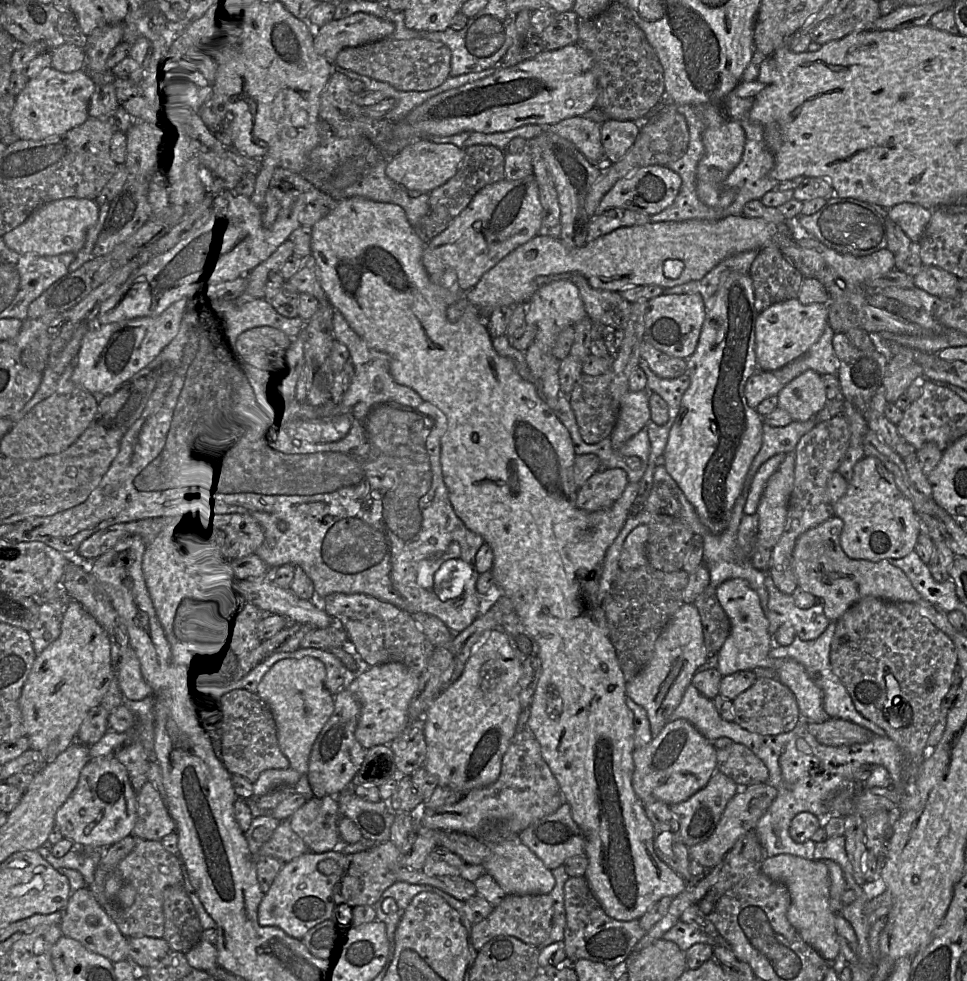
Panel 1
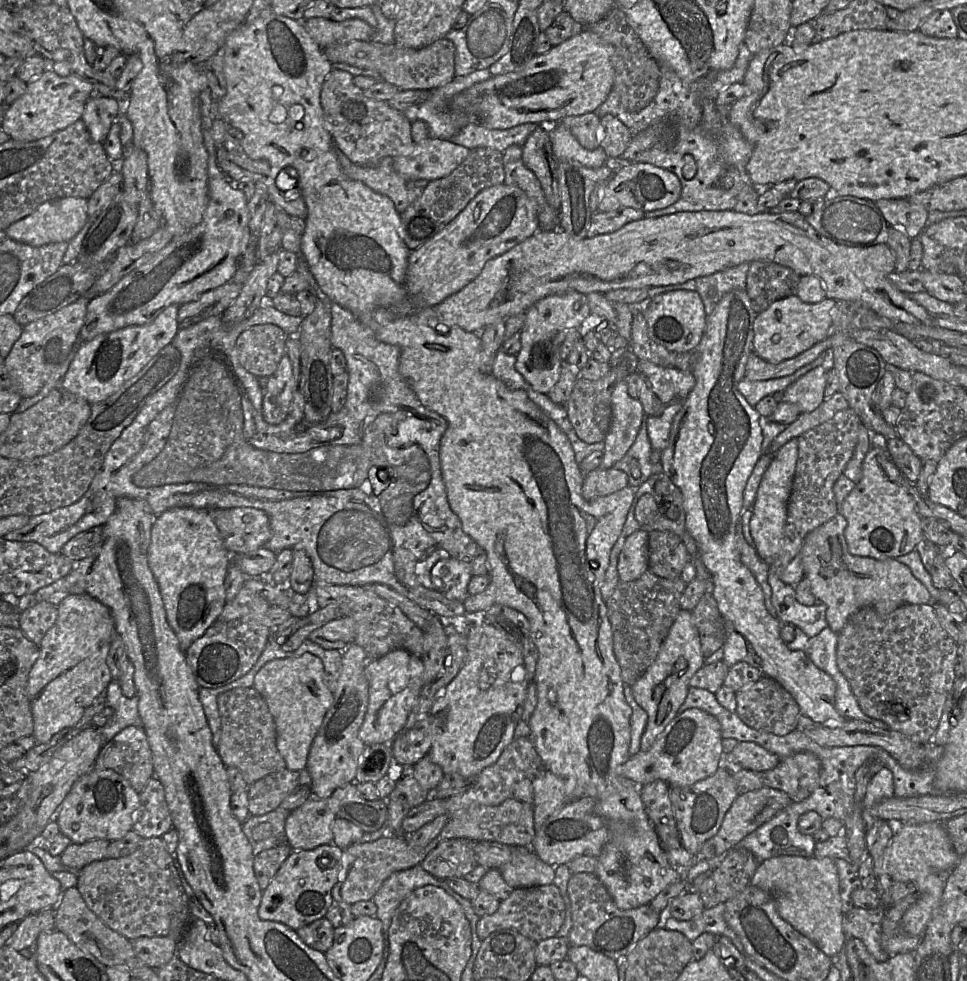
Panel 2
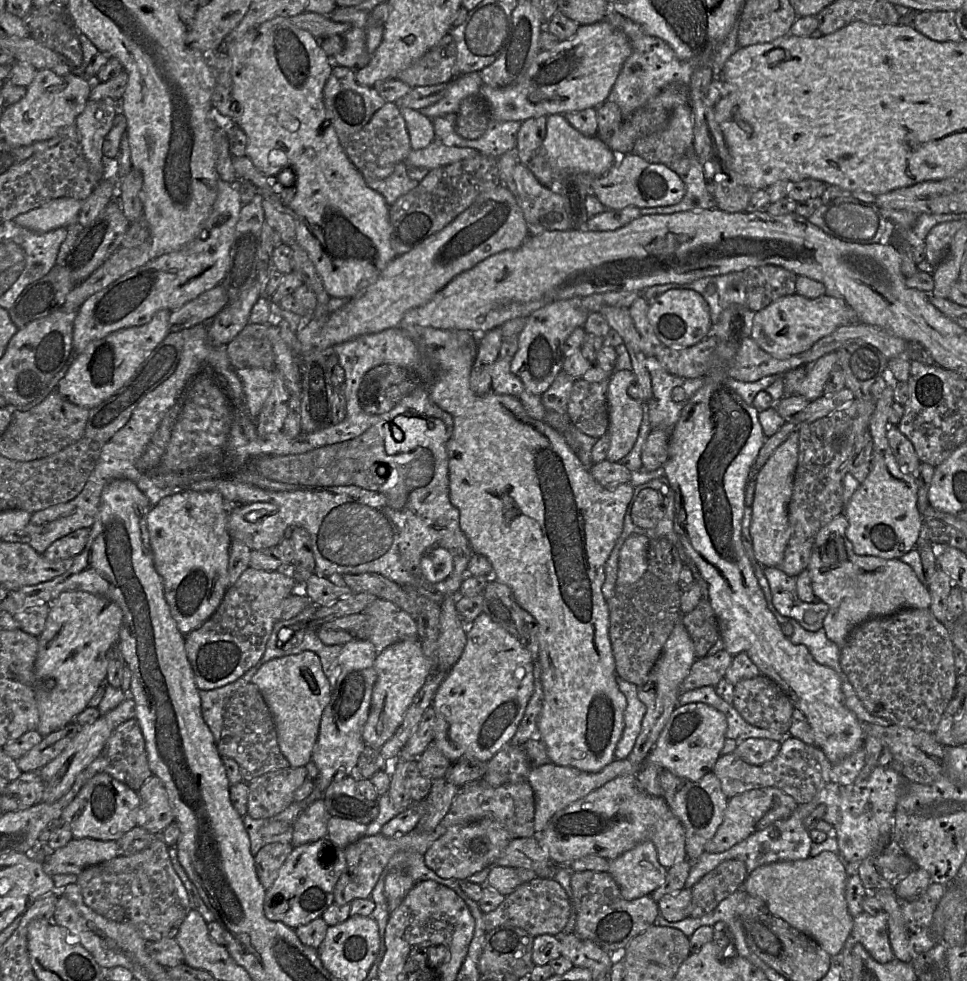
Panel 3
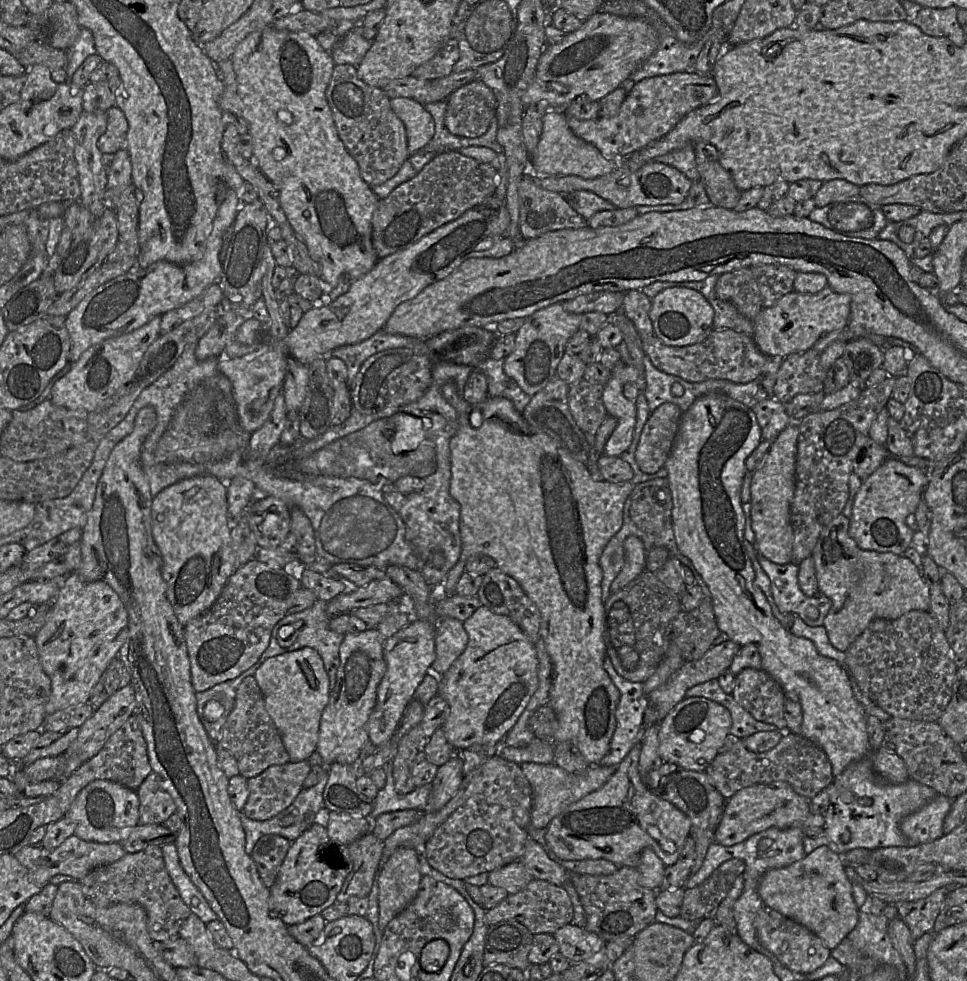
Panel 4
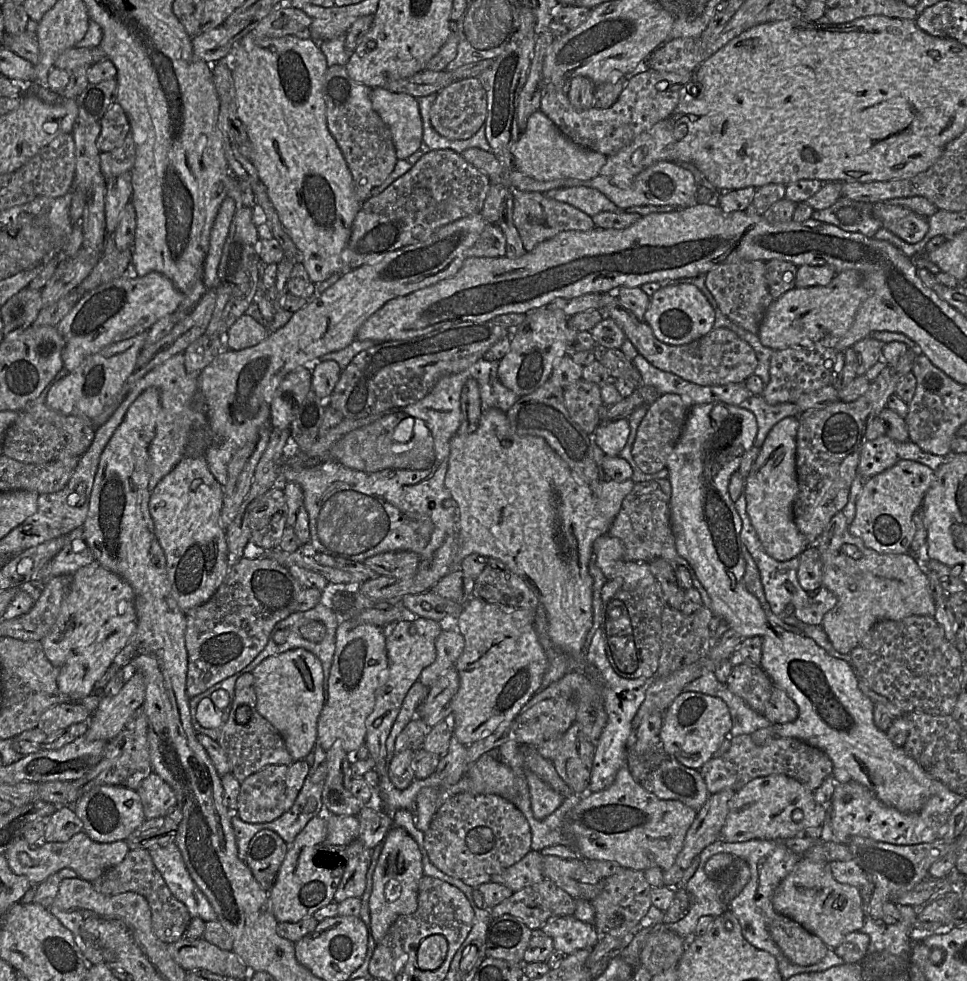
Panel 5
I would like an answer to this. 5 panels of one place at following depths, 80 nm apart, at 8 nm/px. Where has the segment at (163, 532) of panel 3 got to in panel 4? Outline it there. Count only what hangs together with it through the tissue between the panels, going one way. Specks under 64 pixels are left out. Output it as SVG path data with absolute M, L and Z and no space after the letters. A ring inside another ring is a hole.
M210 474L182 479L152 497L152 535L163 559L162 575L167 583L168 600L183 626L214 604L234 572L231 522L227 508L226 483Z

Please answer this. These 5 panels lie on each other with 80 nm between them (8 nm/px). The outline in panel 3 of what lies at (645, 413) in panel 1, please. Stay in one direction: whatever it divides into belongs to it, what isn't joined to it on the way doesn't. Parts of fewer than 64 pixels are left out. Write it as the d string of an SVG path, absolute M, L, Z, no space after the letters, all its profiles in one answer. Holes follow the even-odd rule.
M614 370L609 378L607 403L610 444L606 459L619 462L633 448L638 437L643 409L642 401L631 398L627 389L636 380L632 370Z

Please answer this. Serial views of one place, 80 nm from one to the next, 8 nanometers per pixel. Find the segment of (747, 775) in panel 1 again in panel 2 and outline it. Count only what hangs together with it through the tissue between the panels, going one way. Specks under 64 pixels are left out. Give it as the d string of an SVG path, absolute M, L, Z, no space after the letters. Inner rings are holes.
M741 741L727 754L723 754L722 766L729 771L741 768L752 771L767 771L773 769L779 762L779 757L750 741Z

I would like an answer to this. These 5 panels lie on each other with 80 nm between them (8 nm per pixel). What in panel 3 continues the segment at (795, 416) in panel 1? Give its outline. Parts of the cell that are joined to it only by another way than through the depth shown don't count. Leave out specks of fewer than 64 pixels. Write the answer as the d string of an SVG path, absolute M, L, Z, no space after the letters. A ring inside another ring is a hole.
M830 352L819 359L808 369L808 374L797 389L797 395L814 401L823 395L823 389L832 367L837 363L836 352Z

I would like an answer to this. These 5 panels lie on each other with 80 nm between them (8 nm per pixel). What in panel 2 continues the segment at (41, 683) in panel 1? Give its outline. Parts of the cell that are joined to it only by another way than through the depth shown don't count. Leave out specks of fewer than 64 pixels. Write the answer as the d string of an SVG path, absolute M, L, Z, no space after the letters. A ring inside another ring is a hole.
M87 593L68 594L56 600L57 618L39 645L39 655L28 676L27 697L33 717L36 744L48 742L63 729L77 726L95 698L112 681L106 658L116 634L108 607Z

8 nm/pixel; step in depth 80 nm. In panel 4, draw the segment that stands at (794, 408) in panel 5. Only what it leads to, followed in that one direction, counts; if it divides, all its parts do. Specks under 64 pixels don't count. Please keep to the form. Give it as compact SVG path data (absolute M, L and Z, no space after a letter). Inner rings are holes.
M773 397L754 401L750 408L761 427L762 440L773 441L785 427L794 422L787 414L785 404Z

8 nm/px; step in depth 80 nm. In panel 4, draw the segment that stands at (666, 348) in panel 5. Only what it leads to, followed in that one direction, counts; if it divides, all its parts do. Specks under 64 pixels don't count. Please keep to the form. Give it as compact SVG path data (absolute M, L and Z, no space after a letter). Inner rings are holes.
M729 328L714 329L700 342L688 346L666 345L656 335L641 336L641 343L645 355L658 370L688 382L723 379L745 384L761 378L766 362L766 355L759 350L753 338Z

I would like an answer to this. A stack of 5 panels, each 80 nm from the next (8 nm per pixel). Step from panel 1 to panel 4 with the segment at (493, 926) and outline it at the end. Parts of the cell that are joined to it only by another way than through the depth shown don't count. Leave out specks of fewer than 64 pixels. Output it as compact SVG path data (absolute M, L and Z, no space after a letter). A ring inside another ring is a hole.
M533 879L524 889L513 895L509 894L497 906L486 912L488 927L503 920L513 919L526 926L534 935L553 935L561 927L571 924L573 918L572 901L564 887L541 879Z

